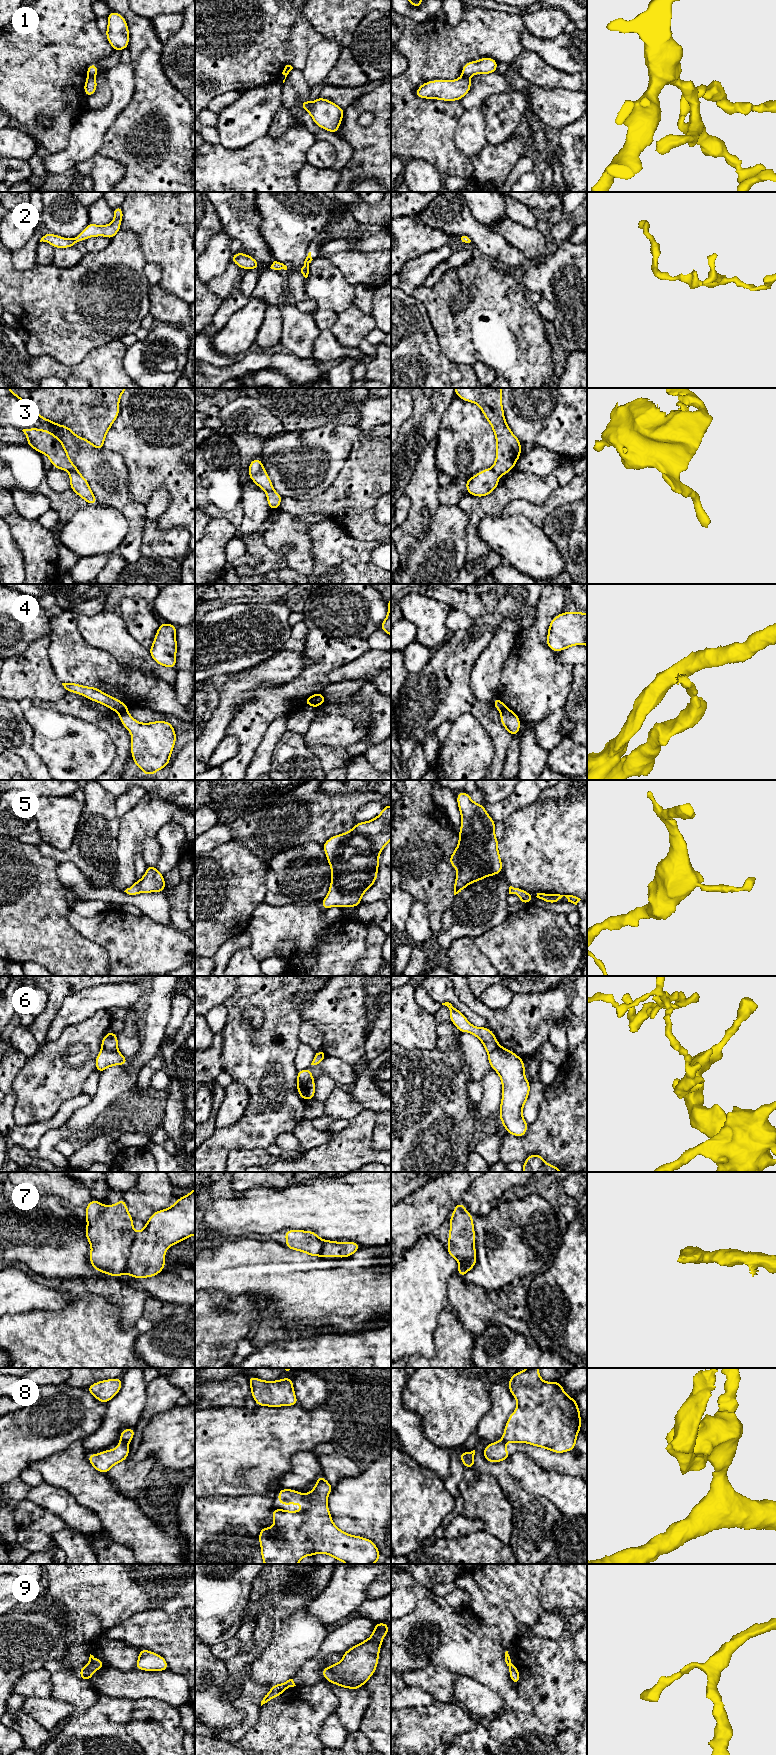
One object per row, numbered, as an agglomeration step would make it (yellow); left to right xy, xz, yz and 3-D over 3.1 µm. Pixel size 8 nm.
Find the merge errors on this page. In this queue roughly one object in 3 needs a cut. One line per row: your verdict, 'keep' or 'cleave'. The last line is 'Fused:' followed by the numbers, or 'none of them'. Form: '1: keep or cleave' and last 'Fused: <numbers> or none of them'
1: cleave
2: keep
3: cleave
4: cleave
5: keep
6: cleave
7: cleave
8: cleave
9: keep
Fused: 1, 3, 4, 6, 7, 8

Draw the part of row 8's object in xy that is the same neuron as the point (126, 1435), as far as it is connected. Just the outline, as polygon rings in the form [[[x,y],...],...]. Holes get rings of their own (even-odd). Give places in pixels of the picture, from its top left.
[[[135,1427],[134,1428],[127,1428],[120,1433],[120,1440],[130,1443],[135,1434]]]

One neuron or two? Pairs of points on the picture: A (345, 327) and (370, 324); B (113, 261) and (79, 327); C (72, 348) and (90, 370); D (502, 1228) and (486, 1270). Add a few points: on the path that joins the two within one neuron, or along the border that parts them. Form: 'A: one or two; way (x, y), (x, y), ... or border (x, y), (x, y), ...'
A: one; way (351, 327), (364, 324)
B: one; way (92, 266), (88, 266), (78, 277), (77, 306)
C: two; border (101, 345), (93, 348), (76, 364), (59, 363)
D: one; way (502, 1238), (502, 1254), (496, 1260)

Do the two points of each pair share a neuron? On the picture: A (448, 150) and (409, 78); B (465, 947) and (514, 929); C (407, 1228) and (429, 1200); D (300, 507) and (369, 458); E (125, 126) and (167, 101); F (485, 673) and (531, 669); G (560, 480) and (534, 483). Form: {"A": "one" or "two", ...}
{"A": "one", "B": "two", "C": "one", "D": "one", "E": "one", "F": "two", "G": "one"}

